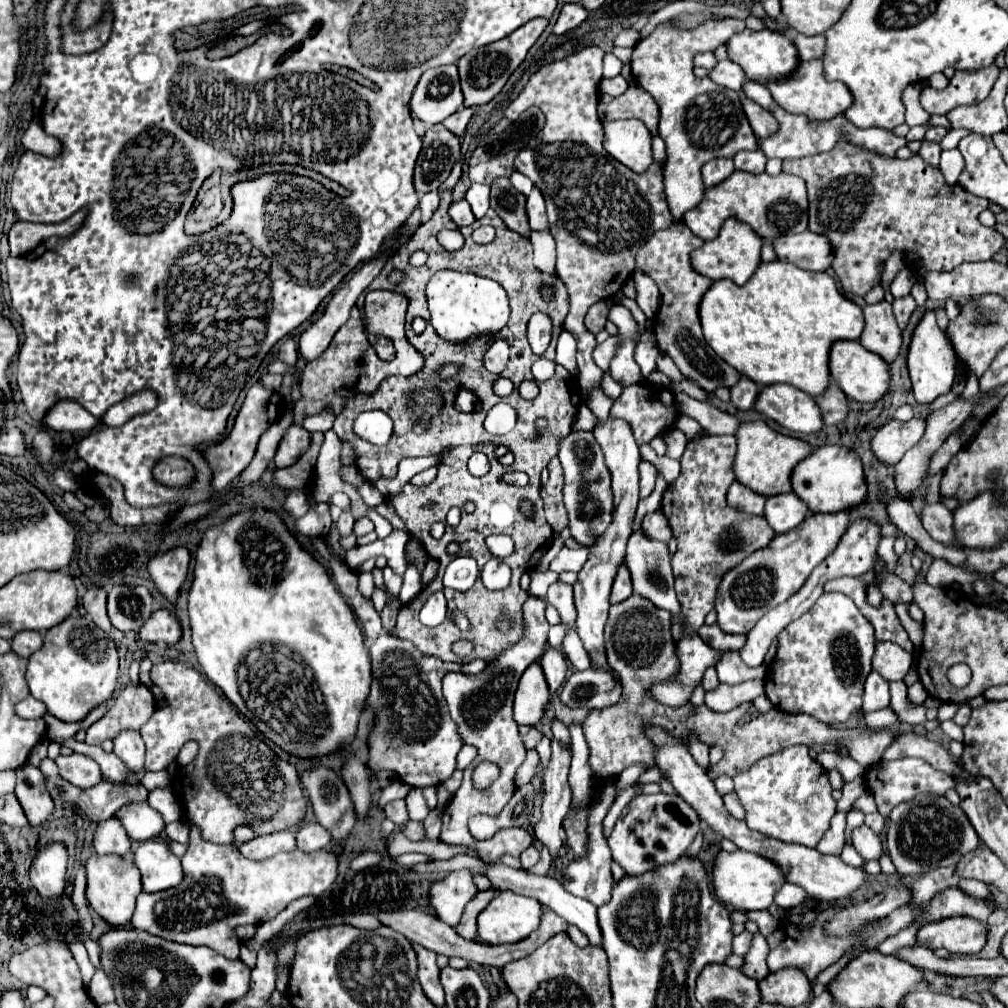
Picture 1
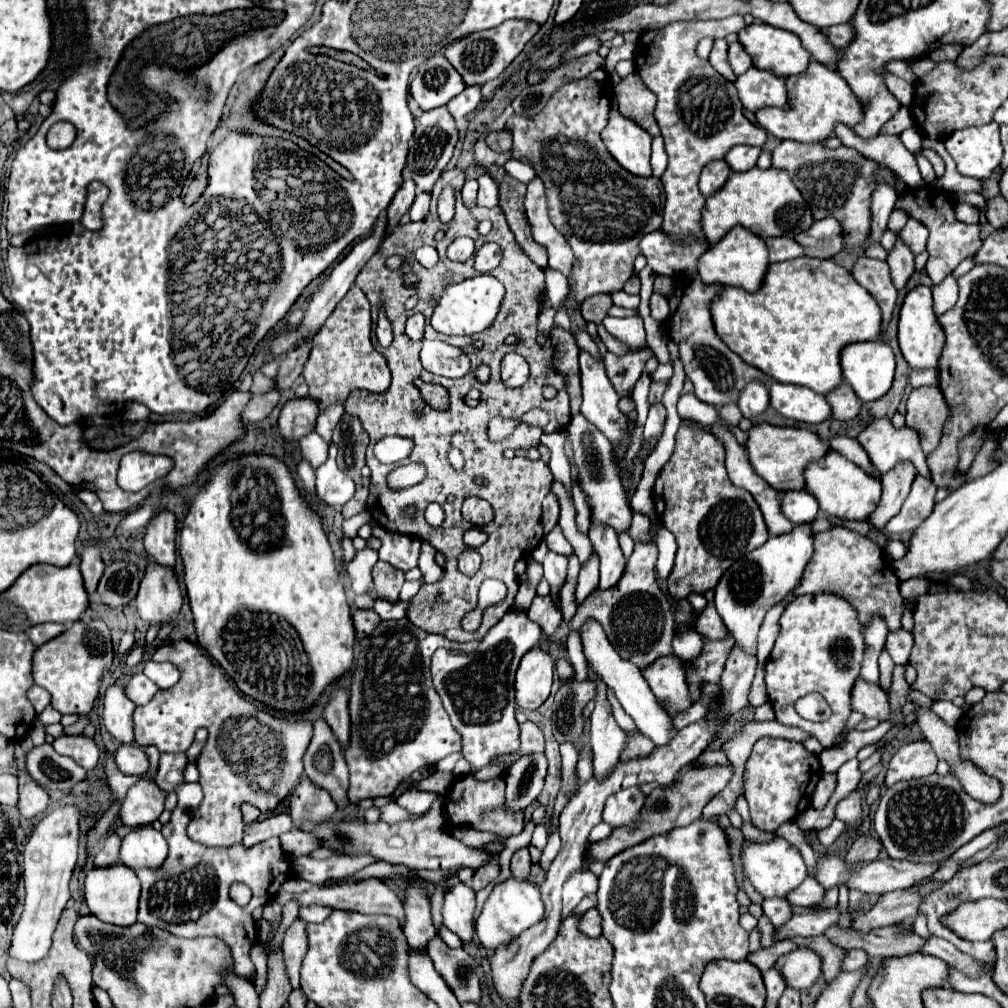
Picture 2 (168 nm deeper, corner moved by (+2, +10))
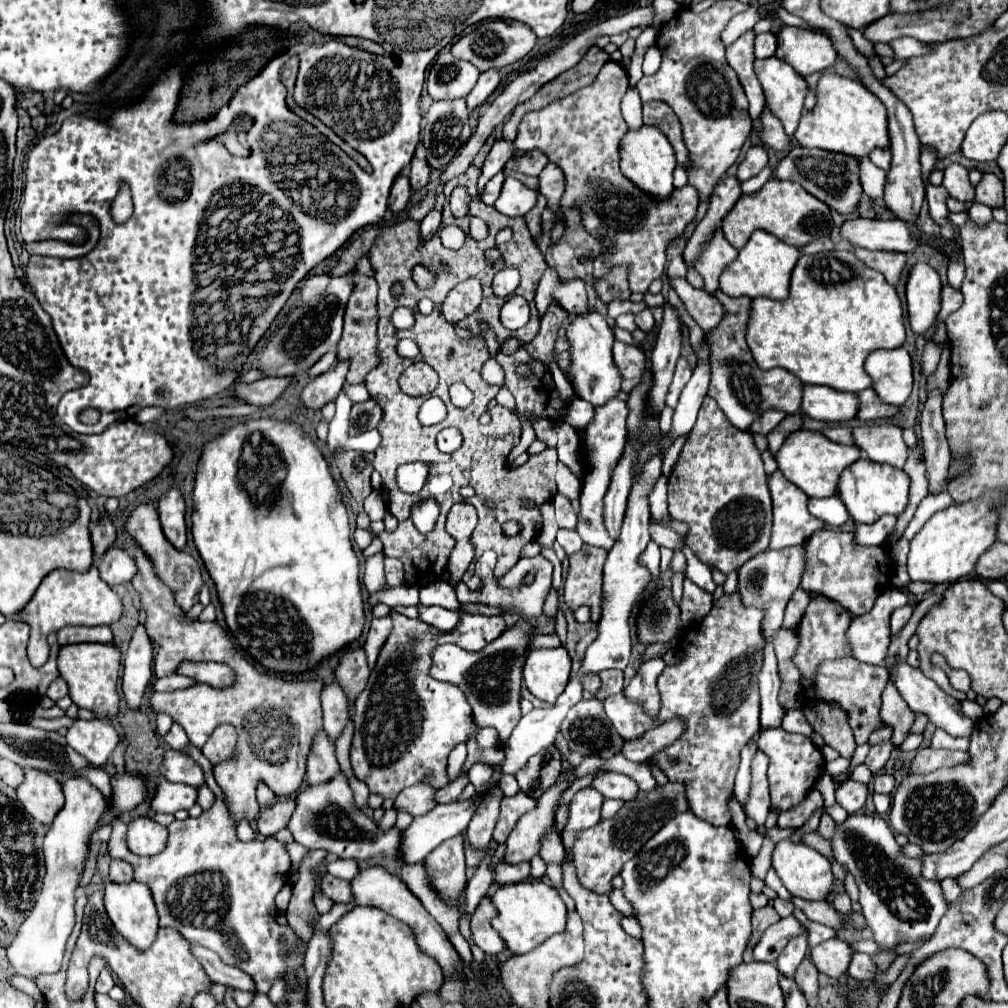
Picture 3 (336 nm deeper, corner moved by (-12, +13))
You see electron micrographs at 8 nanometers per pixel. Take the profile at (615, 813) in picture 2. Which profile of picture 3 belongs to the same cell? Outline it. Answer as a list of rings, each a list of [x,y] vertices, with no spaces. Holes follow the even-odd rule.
[[[606,772],[606,774],[598,776],[592,782],[592,786],[604,798],[614,798],[614,800],[622,800],[622,802],[632,802],[632,800],[636,800],[636,794],[638,794],[638,784],[626,774]]]

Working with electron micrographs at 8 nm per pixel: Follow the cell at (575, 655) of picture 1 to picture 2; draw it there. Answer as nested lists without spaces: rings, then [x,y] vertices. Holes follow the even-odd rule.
[[[548,551],[546,557],[544,557],[544,577],[548,579],[550,583],[550,593],[552,593],[552,599],[556,601],[558,599],[558,591],[562,589],[562,583],[566,579],[566,569],[568,569],[568,557],[566,555],[558,555],[554,551]]]

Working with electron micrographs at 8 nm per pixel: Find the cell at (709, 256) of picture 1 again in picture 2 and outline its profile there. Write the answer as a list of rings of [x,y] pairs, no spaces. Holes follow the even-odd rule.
[[[734,227],[722,241],[714,243],[702,257],[698,259],[698,277],[706,285],[722,285],[722,287],[740,287],[744,291],[758,291],[762,287],[764,275],[768,271],[768,247],[764,239],[756,237],[744,227]]]

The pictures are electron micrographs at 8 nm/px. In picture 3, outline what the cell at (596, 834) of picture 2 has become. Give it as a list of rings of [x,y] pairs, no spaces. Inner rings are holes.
[[[605,799],[601,808],[601,819],[608,820],[615,817],[617,812],[623,807],[624,802],[620,800]]]

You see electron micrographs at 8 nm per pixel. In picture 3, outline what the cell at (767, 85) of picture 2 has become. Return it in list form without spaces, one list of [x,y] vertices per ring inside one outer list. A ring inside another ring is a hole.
[[[778,58],[754,62],[754,72],[762,84],[766,106],[782,122],[788,136],[794,134],[804,108],[808,84],[792,66]]]

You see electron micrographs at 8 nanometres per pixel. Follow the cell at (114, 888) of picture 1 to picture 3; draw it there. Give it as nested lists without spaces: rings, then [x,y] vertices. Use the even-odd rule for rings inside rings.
[[[136,880],[128,882],[128,884],[108,882],[104,888],[104,906],[106,906],[106,912],[108,912],[114,928],[126,940],[130,940],[130,944],[138,946],[138,950],[146,950],[154,942],[156,930],[158,930],[158,914],[156,914],[156,906],[154,906],[152,894],[146,884],[136,882]]]

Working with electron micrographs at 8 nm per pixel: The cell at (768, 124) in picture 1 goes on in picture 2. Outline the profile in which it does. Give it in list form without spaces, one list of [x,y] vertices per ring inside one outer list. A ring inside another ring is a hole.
[[[810,61],[810,67],[804,73],[792,75],[786,79],[786,87],[788,87],[788,109],[760,109],[762,117],[760,121],[768,121],[768,131],[784,141],[796,141],[796,143],[822,143],[828,137],[834,135],[834,127],[836,123],[844,123],[846,127],[854,129],[854,125],[860,123],[862,117],[862,109],[860,109],[860,101],[858,97],[854,97],[852,89],[848,89],[848,83],[834,71],[824,67],[818,61]]]

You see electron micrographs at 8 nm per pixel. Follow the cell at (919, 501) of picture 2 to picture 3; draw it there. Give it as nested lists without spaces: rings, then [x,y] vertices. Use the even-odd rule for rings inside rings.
[[[930,394],[924,404],[924,412],[920,418],[920,440],[926,444],[926,478],[928,492],[932,496],[942,492],[942,486],[948,482],[948,466],[950,466],[950,450],[944,434],[944,418],[942,418],[942,398],[938,394]]]

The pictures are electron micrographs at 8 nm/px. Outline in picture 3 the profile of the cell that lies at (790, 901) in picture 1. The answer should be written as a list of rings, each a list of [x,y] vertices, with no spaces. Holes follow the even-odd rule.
[[[846,892],[834,894],[834,908],[836,908],[840,914],[844,914],[844,916],[848,916],[848,914],[852,912],[852,910],[850,910],[850,898],[848,898]]]

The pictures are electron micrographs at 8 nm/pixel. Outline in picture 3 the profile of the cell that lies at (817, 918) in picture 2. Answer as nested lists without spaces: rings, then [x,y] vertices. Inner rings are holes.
[[[796,916],[782,918],[774,926],[770,926],[766,930],[766,934],[762,934],[758,946],[754,948],[754,960],[776,962],[778,956],[780,956],[780,952],[790,942],[790,938],[796,938],[802,932],[808,932],[808,928],[804,924],[800,924],[800,920],[796,920]]]

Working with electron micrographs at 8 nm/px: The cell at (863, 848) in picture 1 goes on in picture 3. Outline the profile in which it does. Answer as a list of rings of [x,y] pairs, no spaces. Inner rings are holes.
[[[848,780],[836,788],[836,802],[848,814],[856,814],[866,804],[866,798],[868,798],[866,784],[858,784],[854,780]]]

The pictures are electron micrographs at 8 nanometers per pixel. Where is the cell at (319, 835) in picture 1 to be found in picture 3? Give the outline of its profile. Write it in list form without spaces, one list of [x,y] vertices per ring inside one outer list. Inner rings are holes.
[[[318,732],[318,738],[314,738],[314,746],[308,758],[308,772],[306,782],[308,786],[318,786],[324,782],[330,782],[334,774],[340,772],[340,766],[336,762],[334,744],[328,740],[326,732]]]

